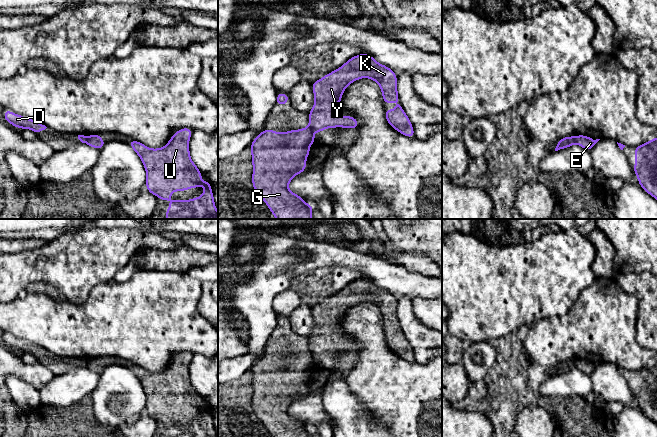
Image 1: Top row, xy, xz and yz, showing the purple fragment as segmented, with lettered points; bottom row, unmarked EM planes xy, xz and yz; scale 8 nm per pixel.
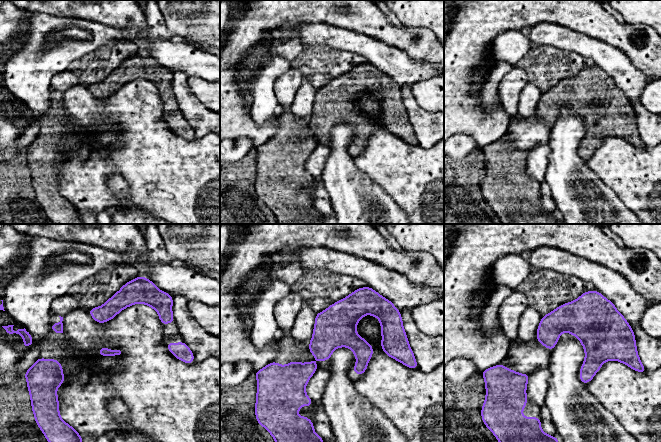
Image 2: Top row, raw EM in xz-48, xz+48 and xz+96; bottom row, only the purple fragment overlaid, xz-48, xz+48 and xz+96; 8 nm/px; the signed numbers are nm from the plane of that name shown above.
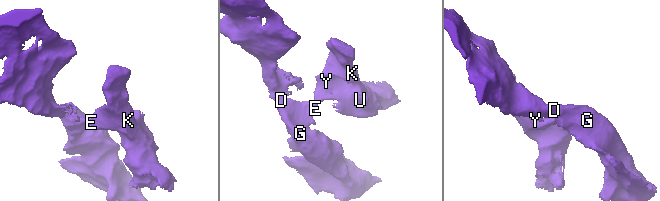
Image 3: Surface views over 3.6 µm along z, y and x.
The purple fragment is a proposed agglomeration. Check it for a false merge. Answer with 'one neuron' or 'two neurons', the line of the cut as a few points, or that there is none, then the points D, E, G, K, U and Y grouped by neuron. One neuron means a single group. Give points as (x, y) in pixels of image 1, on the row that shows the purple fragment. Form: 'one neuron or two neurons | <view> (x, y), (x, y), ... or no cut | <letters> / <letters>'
two neurons | yz (573, 137), (575, 142) | D E G / K U Y

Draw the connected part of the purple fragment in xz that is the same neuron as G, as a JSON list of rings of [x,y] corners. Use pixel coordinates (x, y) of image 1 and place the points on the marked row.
[[[310,127],[278,133],[265,129],[250,145],[253,164],[252,183],[256,193],[264,200],[276,219],[311,219],[314,206],[308,205],[299,195],[288,189],[296,174],[306,169],[309,146],[315,142]]]

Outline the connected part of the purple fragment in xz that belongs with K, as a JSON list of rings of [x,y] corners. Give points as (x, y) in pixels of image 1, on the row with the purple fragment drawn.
[[[365,53],[353,56],[340,68],[311,83],[315,99],[315,104],[308,114],[311,130],[321,132],[335,127],[357,129],[359,122],[353,116],[333,116],[332,108],[340,104],[342,94],[350,83],[364,77],[379,84],[384,105],[397,102],[395,110],[385,110],[389,125],[407,137],[415,137],[411,121],[399,102],[397,75]]]

